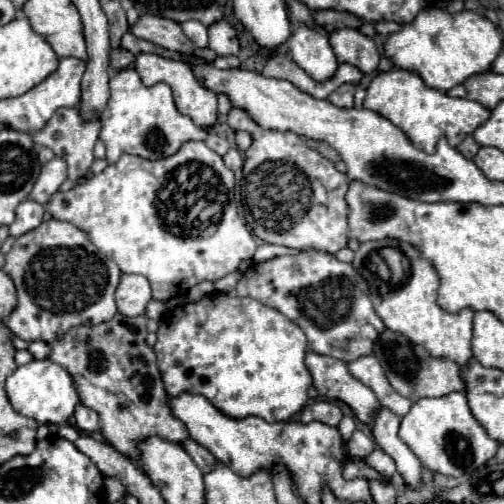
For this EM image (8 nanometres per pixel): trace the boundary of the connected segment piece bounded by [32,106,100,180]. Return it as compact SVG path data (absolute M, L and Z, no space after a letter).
M74 106L74 108L60 108L52 118L50 122L32 136L32 140L36 144L42 144L46 148L50 148L58 158L66 160L68 164L68 174L72 180L76 178L82 178L88 174L88 168L90 164L94 162L94 142L98 140L98 132L100 132L100 120L98 118L92 118L92 120L86 120L82 118L80 114L80 108Z

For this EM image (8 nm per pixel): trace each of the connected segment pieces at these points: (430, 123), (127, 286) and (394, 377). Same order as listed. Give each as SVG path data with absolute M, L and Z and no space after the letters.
M392 68L374 76L366 92L368 94L364 98L364 108L390 118L390 122L406 132L414 146L426 150L428 154L436 150L436 142L438 138L442 138L442 134L446 136L450 146L458 146L462 138L472 134L490 116L490 110L486 110L482 104L468 98L452 98L442 90L428 88L418 74L402 68Z
M122 274L116 288L116 306L124 316L140 316L146 312L146 304L152 300L150 284L144 276Z
M384 328L374 342L372 354L380 360L392 388L412 402L420 398L436 398L450 392L464 392L464 380L460 378L460 366L456 362L450 362L446 358L432 358L422 346L412 344L398 332Z

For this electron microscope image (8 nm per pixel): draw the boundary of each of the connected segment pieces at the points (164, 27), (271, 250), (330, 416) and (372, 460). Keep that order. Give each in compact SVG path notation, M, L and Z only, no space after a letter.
M144 14L140 20L130 28L136 38L144 38L164 50L178 52L178 54L194 54L202 56L208 62L216 58L216 54L210 48L196 48L192 40L188 40L180 28L178 22L168 18L158 18L154 14Z
M260 244L254 252L254 262L264 262L264 260L272 260L276 256L284 256L284 254L298 254L296 250L288 250L284 246L274 246L274 244Z
M314 402L308 404L302 412L300 412L300 422L308 424L308 422L324 422L328 426L338 426L338 422L342 420L342 412L338 406L330 404L330 402Z
M376 448L368 458L366 458L366 464L372 466L376 472L380 472L382 476L386 478L392 478L392 474L396 472L396 466L394 462L390 460L390 456L386 452L382 452L380 448Z

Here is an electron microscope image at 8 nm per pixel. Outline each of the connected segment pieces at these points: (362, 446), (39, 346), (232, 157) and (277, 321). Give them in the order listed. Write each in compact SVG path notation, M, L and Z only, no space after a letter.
M356 430L348 442L348 454L352 458L366 458L370 452L374 450L374 440L370 436L366 436L364 432Z
M36 340L28 346L28 352L36 358L36 360L44 360L50 356L50 346L46 346L42 340Z
M232 148L232 150L228 150L228 154L224 156L224 162L226 162L226 166L230 168L230 170L240 170L242 168L242 164L244 164L244 156L242 156L242 152L240 150L236 150L236 148Z
M216 292L204 296L198 302L176 306L162 318L156 334L158 342L154 344L154 352L158 358L158 370L170 396L178 396L182 392L202 394L230 418L258 416L266 422L290 420L304 408L308 400L312 376L304 364L308 346L306 336L278 310L264 306L254 298L240 298Z

